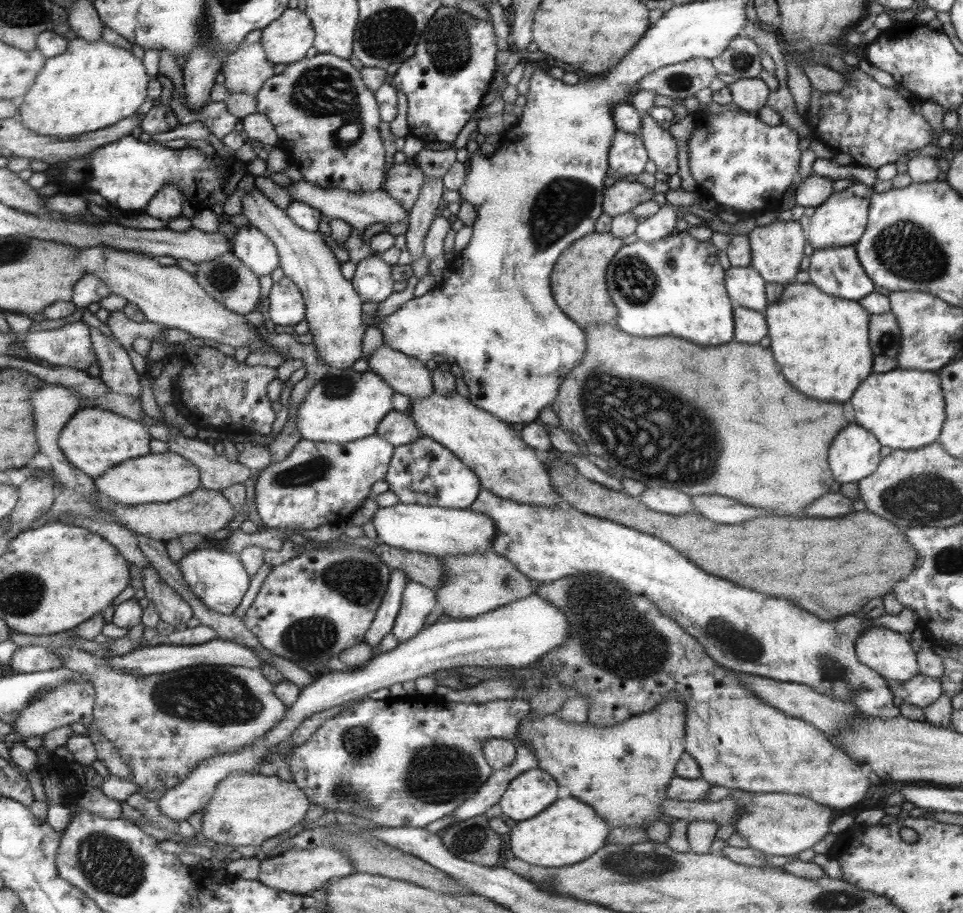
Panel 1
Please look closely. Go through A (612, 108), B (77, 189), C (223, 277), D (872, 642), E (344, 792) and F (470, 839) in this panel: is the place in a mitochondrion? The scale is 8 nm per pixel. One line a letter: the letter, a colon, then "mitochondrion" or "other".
A: other
B: other
C: mitochondrion
D: other
E: mitochondrion
F: mitochondrion

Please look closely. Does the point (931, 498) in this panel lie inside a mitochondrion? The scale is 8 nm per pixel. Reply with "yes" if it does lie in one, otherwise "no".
yes

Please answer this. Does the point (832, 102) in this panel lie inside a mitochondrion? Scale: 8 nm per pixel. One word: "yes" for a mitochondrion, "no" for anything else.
no

